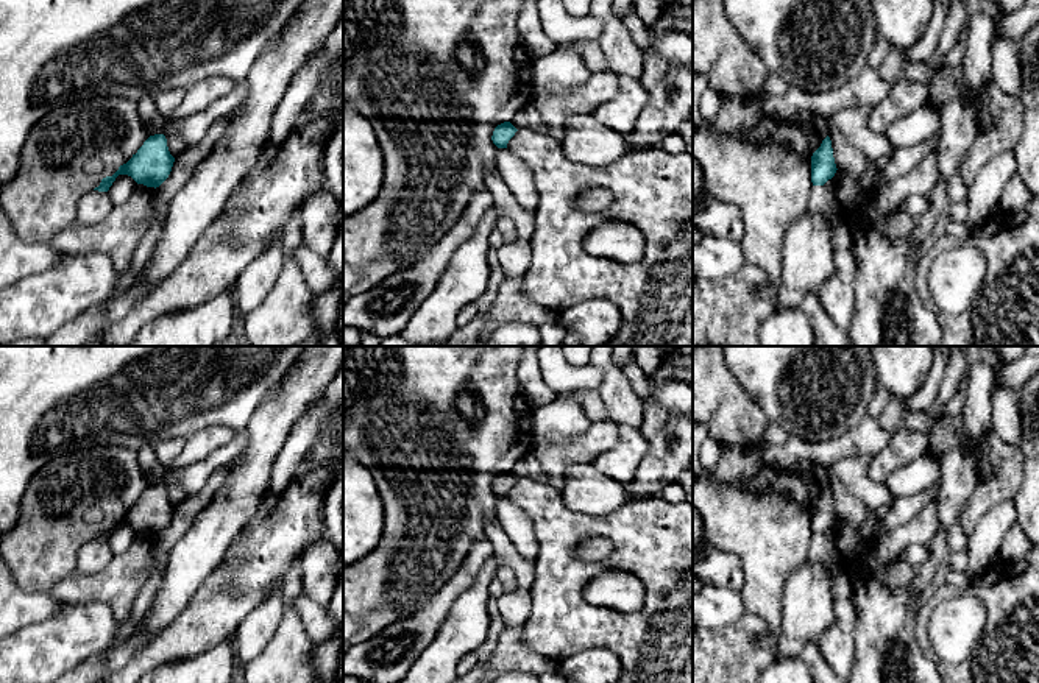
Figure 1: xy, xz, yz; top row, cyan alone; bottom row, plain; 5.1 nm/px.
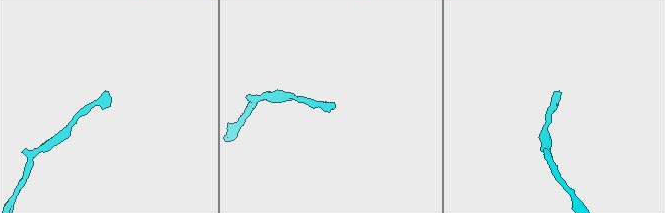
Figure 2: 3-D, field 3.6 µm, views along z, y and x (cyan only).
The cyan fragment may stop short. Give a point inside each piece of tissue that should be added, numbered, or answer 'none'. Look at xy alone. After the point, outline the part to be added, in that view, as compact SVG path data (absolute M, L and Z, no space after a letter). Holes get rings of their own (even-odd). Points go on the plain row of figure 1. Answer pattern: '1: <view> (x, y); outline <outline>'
1: xy (152, 467); outline M153 444L137 449L137 460L150 485L162 483L165 466L159 462Z

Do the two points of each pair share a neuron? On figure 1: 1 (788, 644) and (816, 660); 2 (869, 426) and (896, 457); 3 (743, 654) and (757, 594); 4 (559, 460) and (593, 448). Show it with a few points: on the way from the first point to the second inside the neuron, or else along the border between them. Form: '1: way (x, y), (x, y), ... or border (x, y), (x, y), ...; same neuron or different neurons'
1: border (818, 640), (810, 640), (799, 655); different neurons
2: border (893, 435), (872, 456); different neurons
3: border (746, 612), (758, 616), (777, 640); different neurons
4: way (567, 454), (585, 448); same neuron

